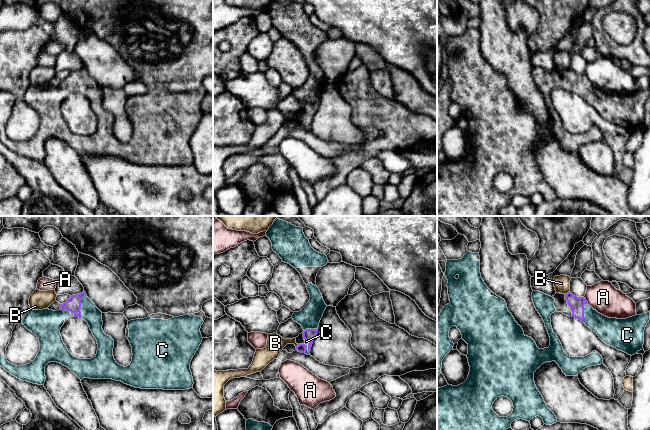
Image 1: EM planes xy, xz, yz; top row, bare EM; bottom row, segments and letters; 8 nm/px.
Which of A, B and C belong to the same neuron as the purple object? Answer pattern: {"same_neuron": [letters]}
{"same_neuron": ["C"]}

